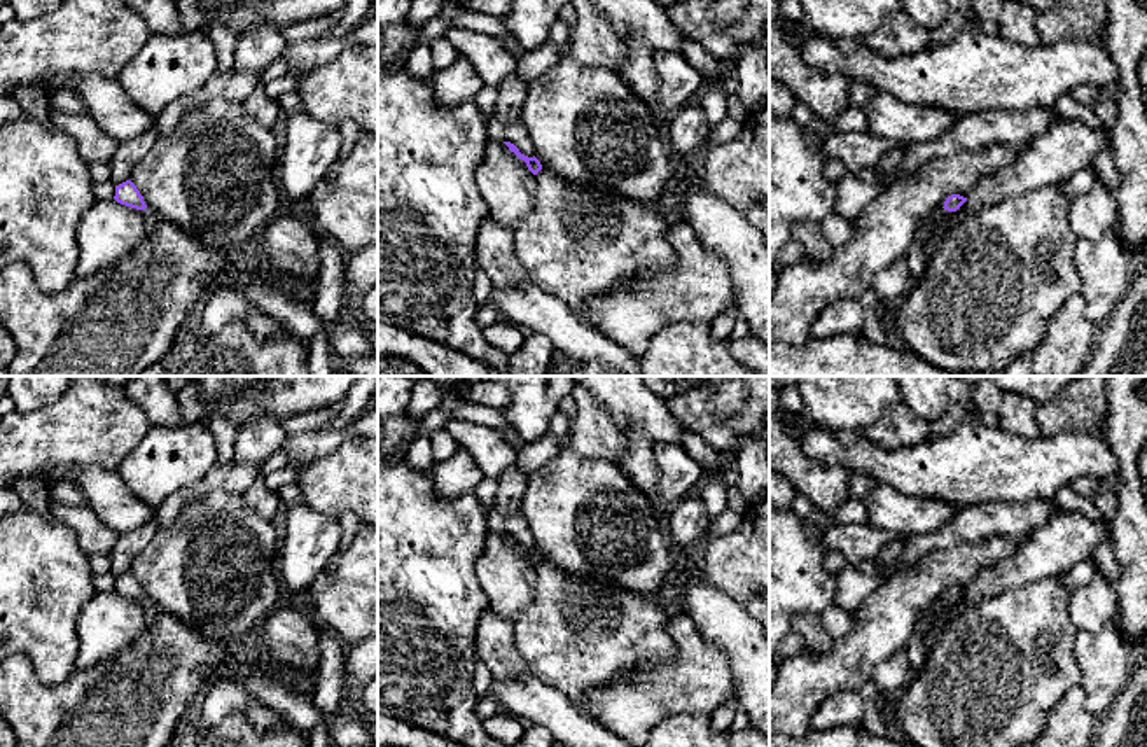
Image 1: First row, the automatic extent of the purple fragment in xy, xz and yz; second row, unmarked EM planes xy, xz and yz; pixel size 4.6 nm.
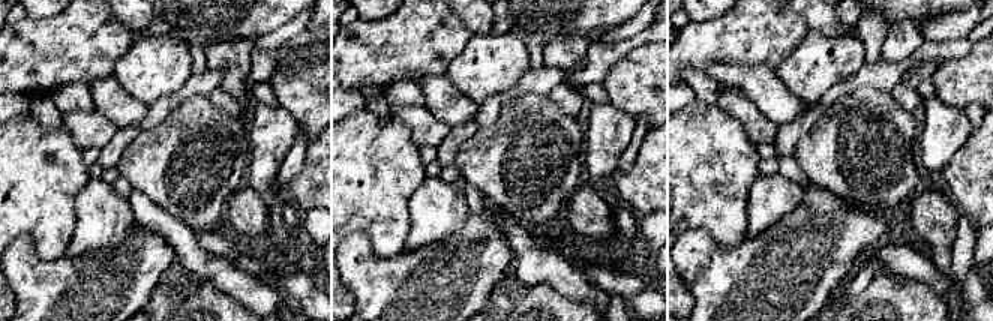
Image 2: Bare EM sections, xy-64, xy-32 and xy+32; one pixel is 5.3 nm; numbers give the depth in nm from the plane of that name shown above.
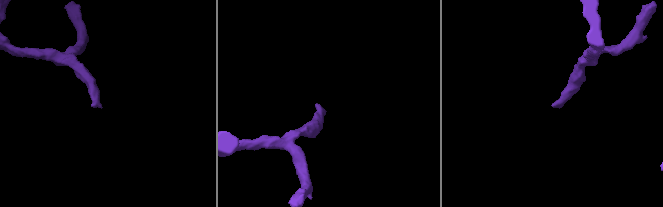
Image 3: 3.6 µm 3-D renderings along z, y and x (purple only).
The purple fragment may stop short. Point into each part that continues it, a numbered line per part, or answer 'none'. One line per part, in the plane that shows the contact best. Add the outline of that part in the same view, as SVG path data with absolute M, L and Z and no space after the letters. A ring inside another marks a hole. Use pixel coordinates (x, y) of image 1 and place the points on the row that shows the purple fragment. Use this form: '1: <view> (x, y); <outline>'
1: yz (924, 231); M944 208L937 210L937 215L934 219L930 219L928 222L920 224L916 227L914 236L920 241L927 241L932 234L939 233L944 227L944 220L946 220L948 213L949 212Z

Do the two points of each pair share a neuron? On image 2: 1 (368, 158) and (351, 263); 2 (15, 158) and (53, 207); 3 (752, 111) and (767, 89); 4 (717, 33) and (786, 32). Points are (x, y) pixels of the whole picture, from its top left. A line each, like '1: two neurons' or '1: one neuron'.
1: two neurons
2: one neuron
3: two neurons
4: one neuron

